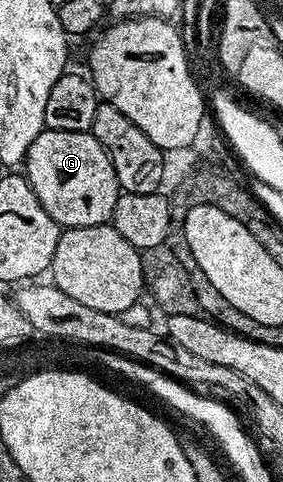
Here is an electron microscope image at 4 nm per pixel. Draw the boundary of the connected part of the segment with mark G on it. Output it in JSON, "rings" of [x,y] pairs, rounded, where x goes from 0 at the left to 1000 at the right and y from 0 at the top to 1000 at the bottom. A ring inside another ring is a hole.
{"rings":[[[152,266],[141,282],[113,290],[113,307],[99,307],[85,359],[113,382],[113,398],[127,398],[127,415],[155,423],[155,440],[170,440],[170,448],[184,448],[184,456],[198,456],[208,471],[353,469],[399,454],[424,388],[410,357],[396,349],[396,332],[364,303],[336,290],[329,276],[297,270],[226,274]]]}

